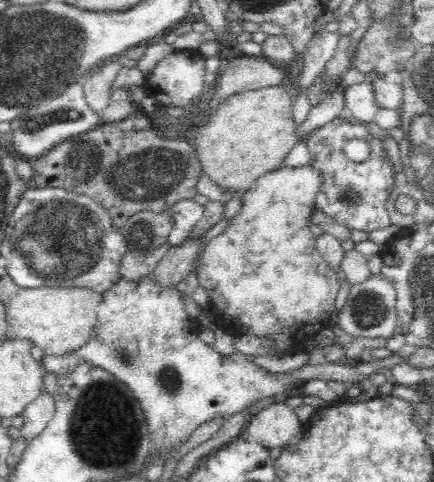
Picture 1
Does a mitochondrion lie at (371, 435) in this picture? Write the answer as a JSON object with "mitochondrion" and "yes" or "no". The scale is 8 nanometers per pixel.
{"mitochondrion":"no"}

